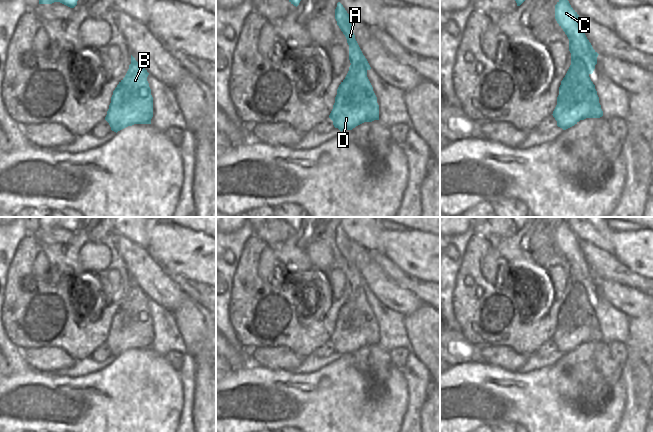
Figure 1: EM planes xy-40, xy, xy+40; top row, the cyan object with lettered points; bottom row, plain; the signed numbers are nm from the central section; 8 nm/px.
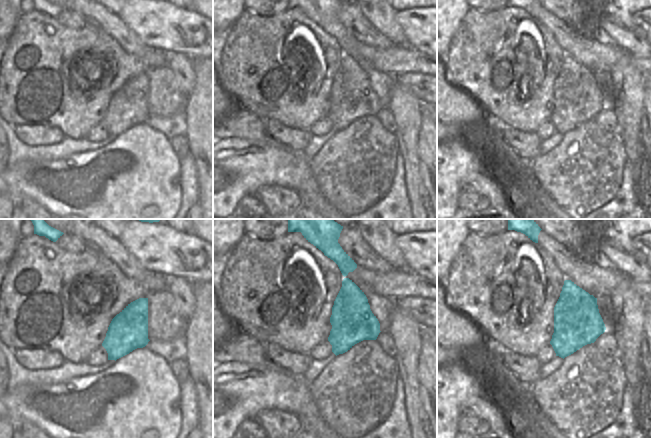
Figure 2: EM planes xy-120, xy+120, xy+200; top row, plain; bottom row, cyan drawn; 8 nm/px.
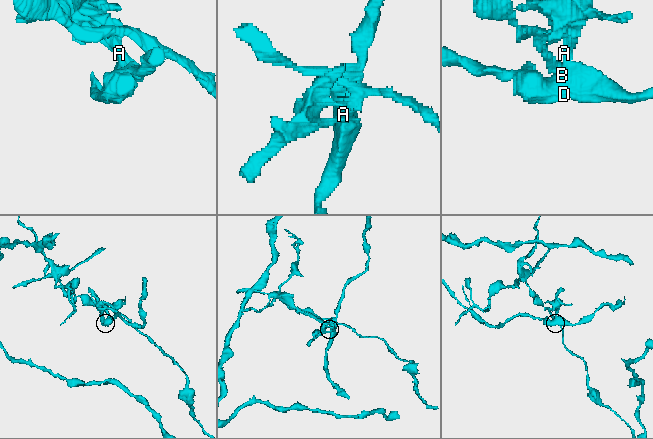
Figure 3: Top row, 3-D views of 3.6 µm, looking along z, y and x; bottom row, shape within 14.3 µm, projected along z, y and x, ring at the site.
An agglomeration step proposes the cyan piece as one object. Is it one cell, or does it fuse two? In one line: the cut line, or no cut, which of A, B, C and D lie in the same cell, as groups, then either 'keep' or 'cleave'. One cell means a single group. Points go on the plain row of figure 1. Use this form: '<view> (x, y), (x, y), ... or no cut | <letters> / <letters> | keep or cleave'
xy+40 (571, 281), (580, 283), (586, 289), (589, 297) | A C / B D | cleave

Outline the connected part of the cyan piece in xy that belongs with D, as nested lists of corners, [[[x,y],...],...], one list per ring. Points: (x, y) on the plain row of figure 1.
[[[352,284],[350,287],[329,339],[334,351],[341,356],[352,354],[364,346],[379,344],[379,329],[367,301],[367,293],[362,288],[354,288]]]

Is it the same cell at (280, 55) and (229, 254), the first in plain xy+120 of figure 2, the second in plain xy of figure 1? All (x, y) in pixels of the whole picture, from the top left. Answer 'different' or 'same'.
different

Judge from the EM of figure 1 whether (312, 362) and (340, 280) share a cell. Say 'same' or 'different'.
different

